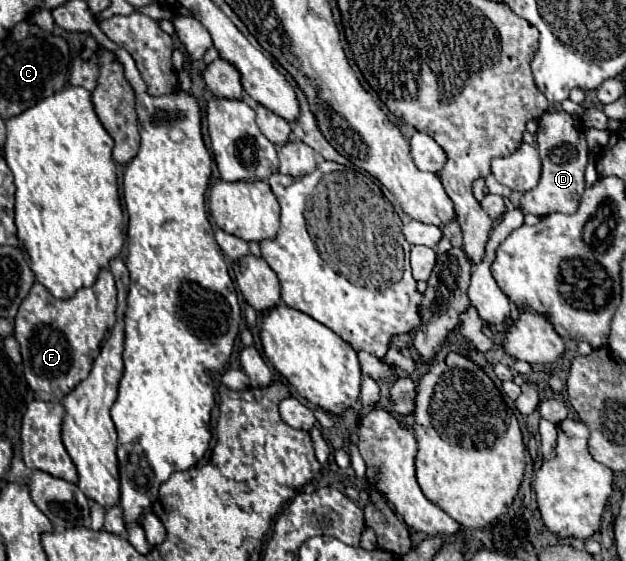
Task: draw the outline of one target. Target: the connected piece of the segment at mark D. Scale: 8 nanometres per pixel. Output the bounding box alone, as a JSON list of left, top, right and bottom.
[521,110,587,216]

